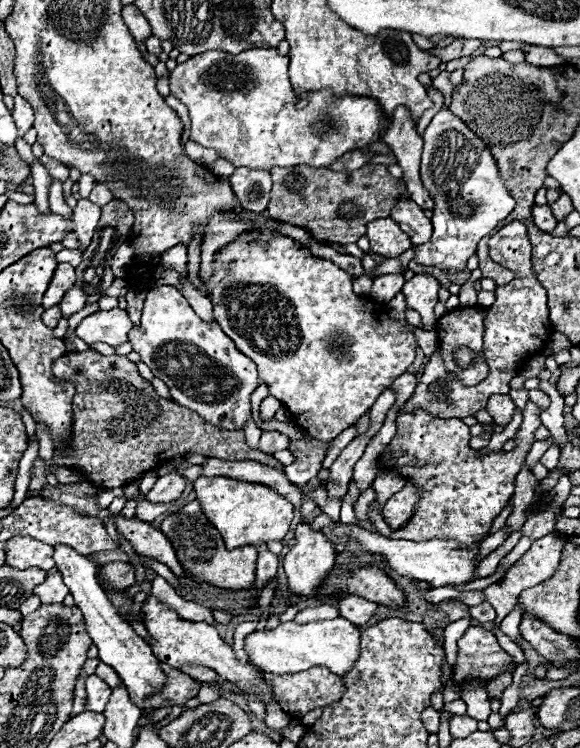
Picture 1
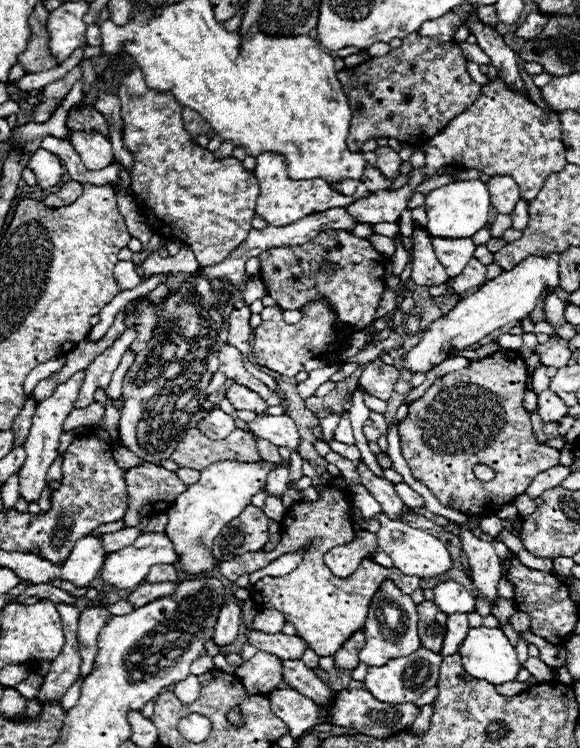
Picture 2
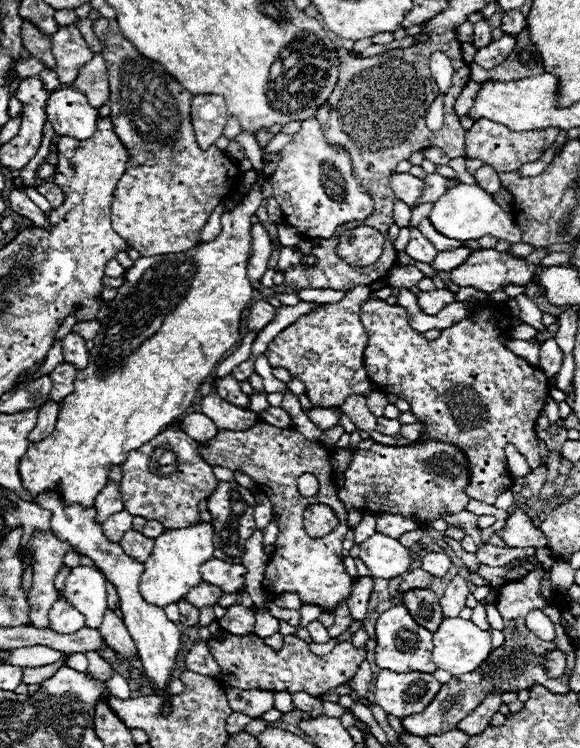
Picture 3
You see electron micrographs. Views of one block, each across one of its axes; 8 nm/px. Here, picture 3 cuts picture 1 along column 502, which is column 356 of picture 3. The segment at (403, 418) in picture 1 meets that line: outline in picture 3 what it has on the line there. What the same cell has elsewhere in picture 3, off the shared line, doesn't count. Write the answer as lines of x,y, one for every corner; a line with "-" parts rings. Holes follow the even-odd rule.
426,442
424,446
420,444
410,444
410,446
384,446
384,444
374,444
368,450
356,450
352,456
352,462
346,470
346,484
344,490
338,490
338,498
344,502
344,506
358,508
358,510
370,510
374,514
402,514
404,518
410,518
416,514
420,518
420,526
426,528
428,520
438,520
444,514
456,514
462,512
468,494
464,492
468,484
468,462
464,454
444,442

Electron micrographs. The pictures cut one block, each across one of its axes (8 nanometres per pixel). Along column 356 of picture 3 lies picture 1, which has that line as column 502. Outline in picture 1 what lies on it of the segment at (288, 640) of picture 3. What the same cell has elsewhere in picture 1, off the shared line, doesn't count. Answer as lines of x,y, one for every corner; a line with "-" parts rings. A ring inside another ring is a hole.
470,626
458,640
458,664
454,678
464,684
470,678
488,682
502,670
508,670
510,656
502,650
496,636
490,630

